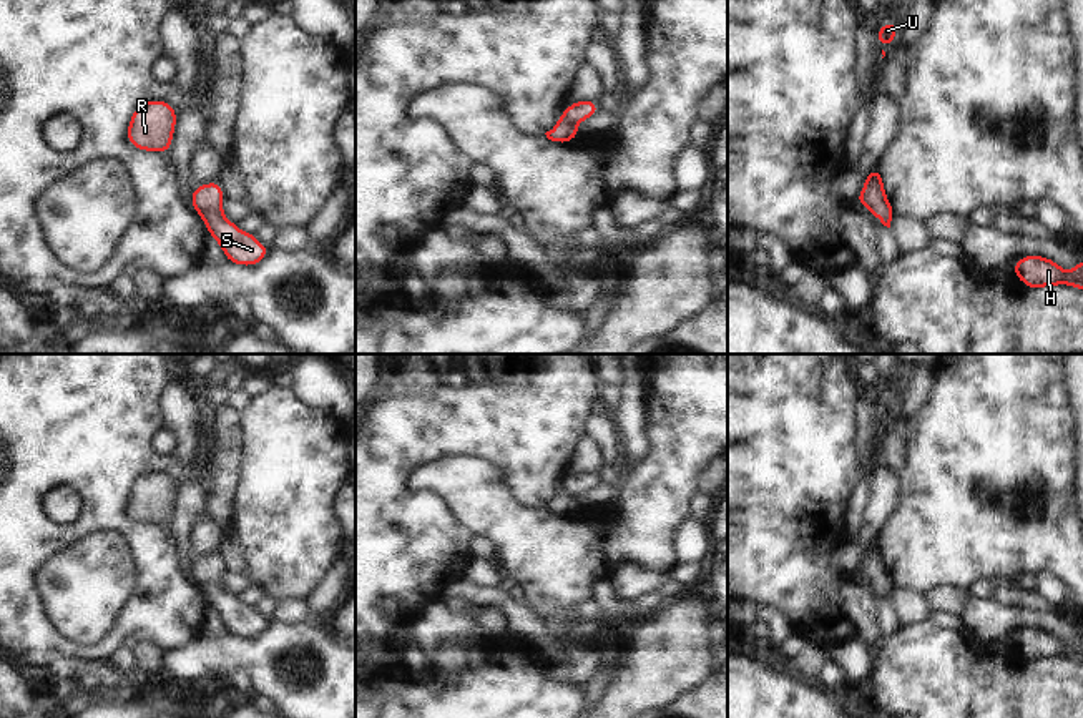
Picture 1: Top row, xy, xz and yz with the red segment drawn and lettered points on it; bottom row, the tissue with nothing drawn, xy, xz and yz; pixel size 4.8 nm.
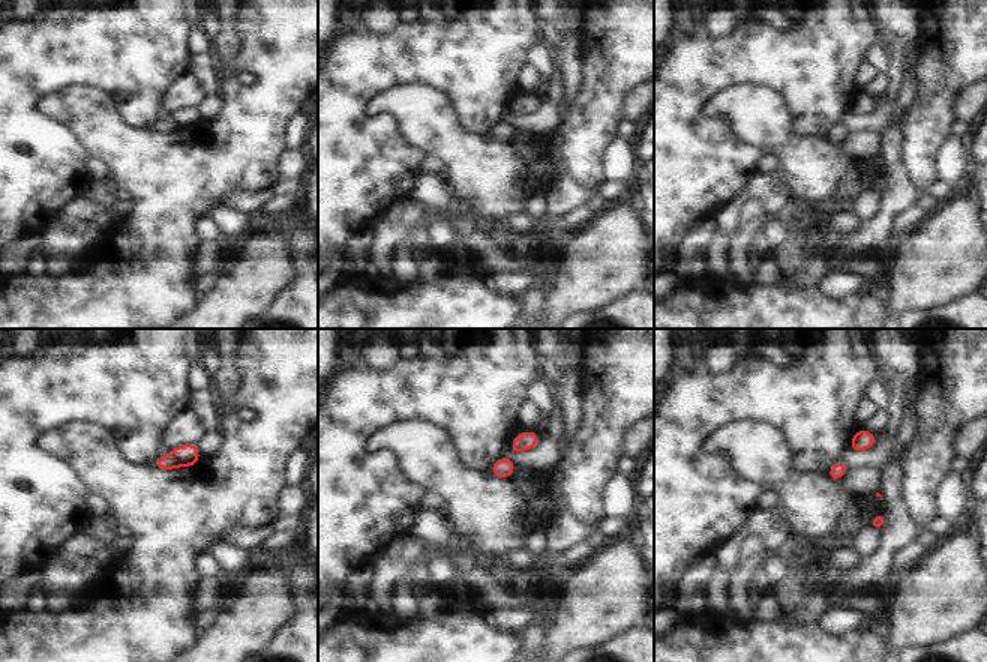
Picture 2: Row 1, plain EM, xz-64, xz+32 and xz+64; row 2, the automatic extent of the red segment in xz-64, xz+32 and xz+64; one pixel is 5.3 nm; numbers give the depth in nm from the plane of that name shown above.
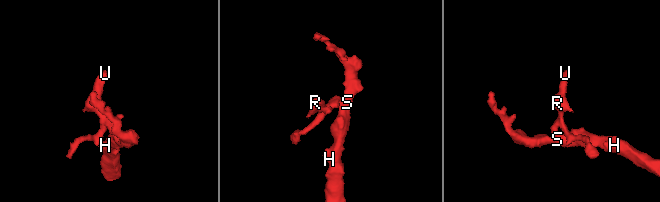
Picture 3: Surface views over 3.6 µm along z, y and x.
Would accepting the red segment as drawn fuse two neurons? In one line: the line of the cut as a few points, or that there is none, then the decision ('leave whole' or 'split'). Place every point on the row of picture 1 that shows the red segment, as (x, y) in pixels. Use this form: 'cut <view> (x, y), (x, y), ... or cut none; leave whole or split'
cut xz (562, 113), (573, 125); split

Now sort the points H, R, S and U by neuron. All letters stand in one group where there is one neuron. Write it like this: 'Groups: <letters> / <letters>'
Groups: H S / R U.

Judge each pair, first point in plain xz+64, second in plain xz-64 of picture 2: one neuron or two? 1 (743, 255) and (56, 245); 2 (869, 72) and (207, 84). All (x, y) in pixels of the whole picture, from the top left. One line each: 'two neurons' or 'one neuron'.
1: two neurons
2: two neurons

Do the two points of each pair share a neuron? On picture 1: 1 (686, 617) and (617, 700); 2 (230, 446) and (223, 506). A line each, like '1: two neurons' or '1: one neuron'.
1: one neuron
2: one neuron

